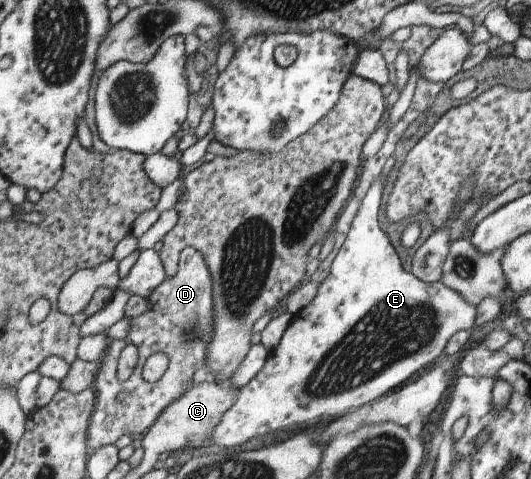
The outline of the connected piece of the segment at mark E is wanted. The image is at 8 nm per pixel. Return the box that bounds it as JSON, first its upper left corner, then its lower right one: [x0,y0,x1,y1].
[208,174,476,447]

